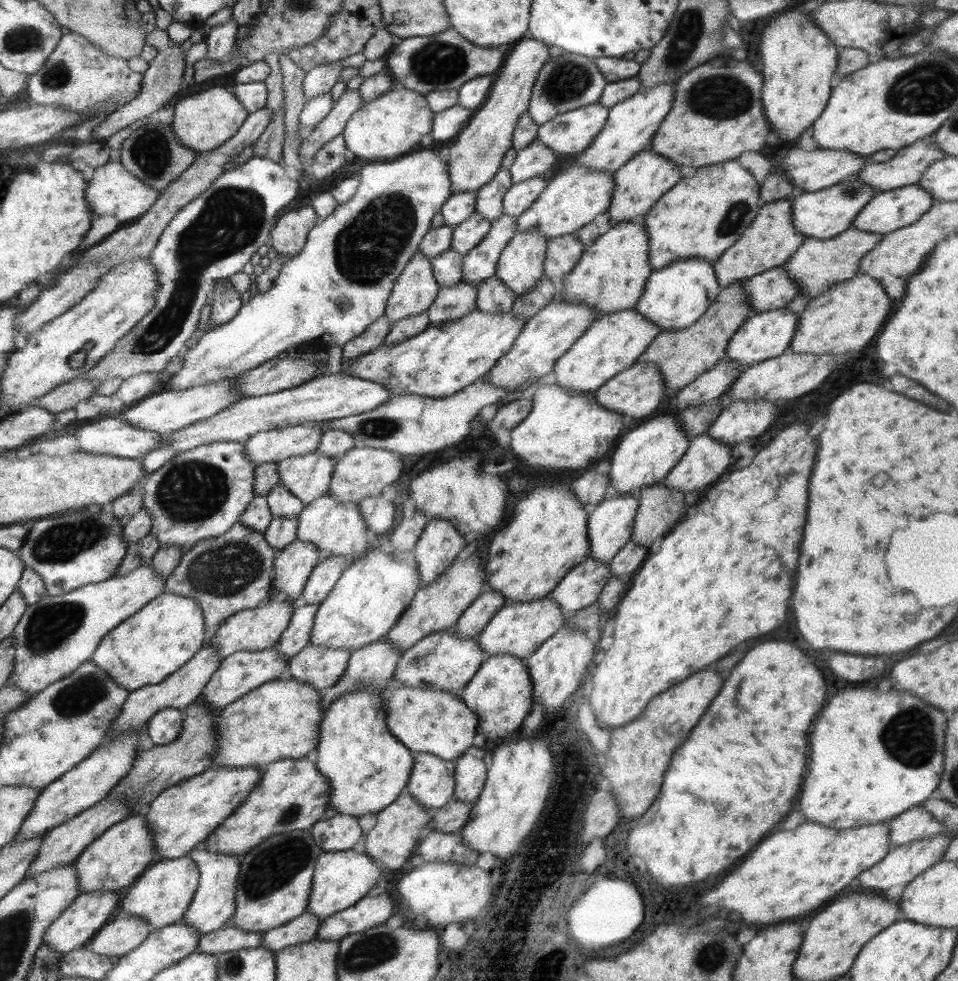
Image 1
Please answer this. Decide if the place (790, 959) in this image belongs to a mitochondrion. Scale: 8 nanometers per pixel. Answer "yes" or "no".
no

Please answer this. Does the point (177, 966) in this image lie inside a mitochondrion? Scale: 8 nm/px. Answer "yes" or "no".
no

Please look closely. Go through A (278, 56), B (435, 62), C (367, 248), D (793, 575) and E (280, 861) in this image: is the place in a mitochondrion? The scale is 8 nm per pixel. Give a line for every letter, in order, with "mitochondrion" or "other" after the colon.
A: other
B: mitochondrion
C: mitochondrion
D: other
E: mitochondrion

